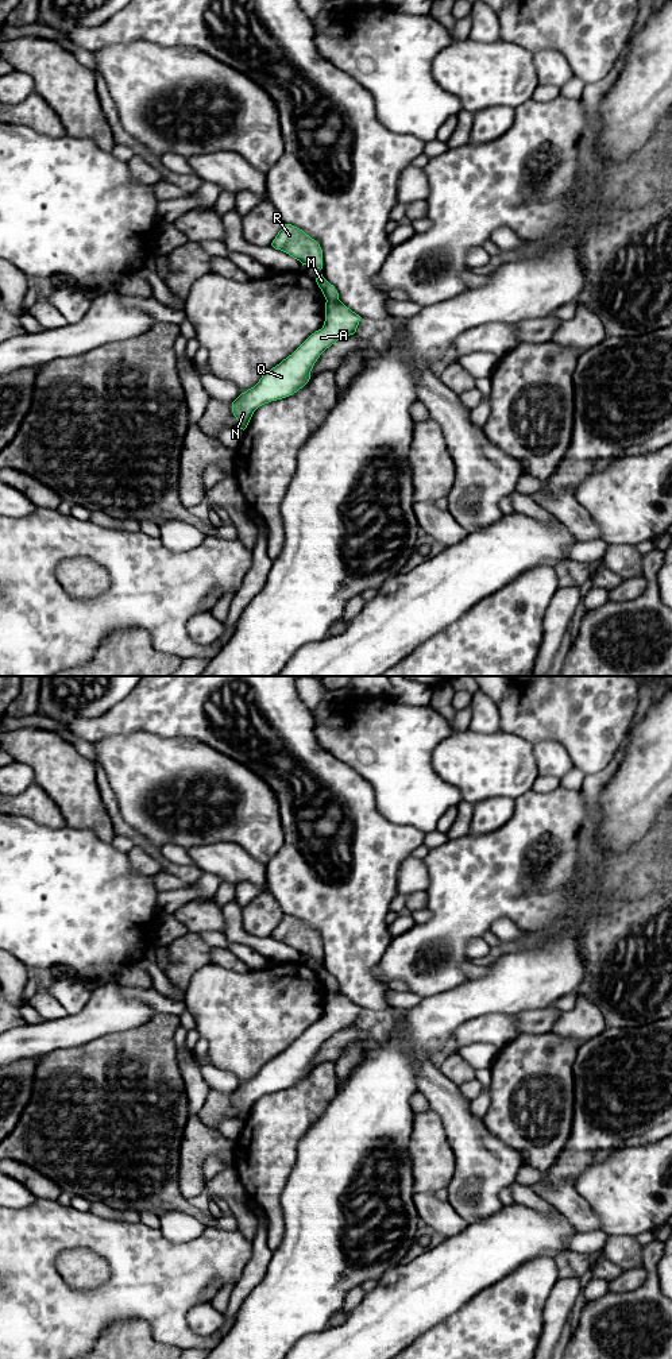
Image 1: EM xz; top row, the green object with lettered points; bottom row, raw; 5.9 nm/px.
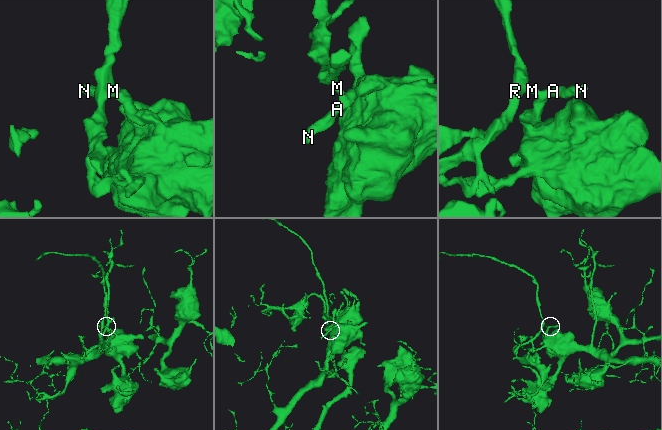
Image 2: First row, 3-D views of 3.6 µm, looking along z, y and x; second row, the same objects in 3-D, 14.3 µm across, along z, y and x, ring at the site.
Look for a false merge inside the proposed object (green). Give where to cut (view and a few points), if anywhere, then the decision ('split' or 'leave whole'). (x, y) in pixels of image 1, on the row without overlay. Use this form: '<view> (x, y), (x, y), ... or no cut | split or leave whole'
xz (338, 989), (327, 992) | split

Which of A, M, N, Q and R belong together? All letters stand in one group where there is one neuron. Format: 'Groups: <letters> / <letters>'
Groups: A N Q / M R

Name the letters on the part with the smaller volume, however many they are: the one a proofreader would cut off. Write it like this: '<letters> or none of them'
M, R

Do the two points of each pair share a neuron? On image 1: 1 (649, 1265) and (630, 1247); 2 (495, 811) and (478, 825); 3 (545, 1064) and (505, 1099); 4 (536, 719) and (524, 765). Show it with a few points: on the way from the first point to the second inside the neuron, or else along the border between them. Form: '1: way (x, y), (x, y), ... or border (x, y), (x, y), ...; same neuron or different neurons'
1: border (644, 1246), (641, 1265); different neurons
2: way (491, 814), (482, 822); same neuron
3: way (536, 1073), (514, 1095); same neuron
4: border (501, 730), (509, 734), (518, 734), (532, 744); different neurons

